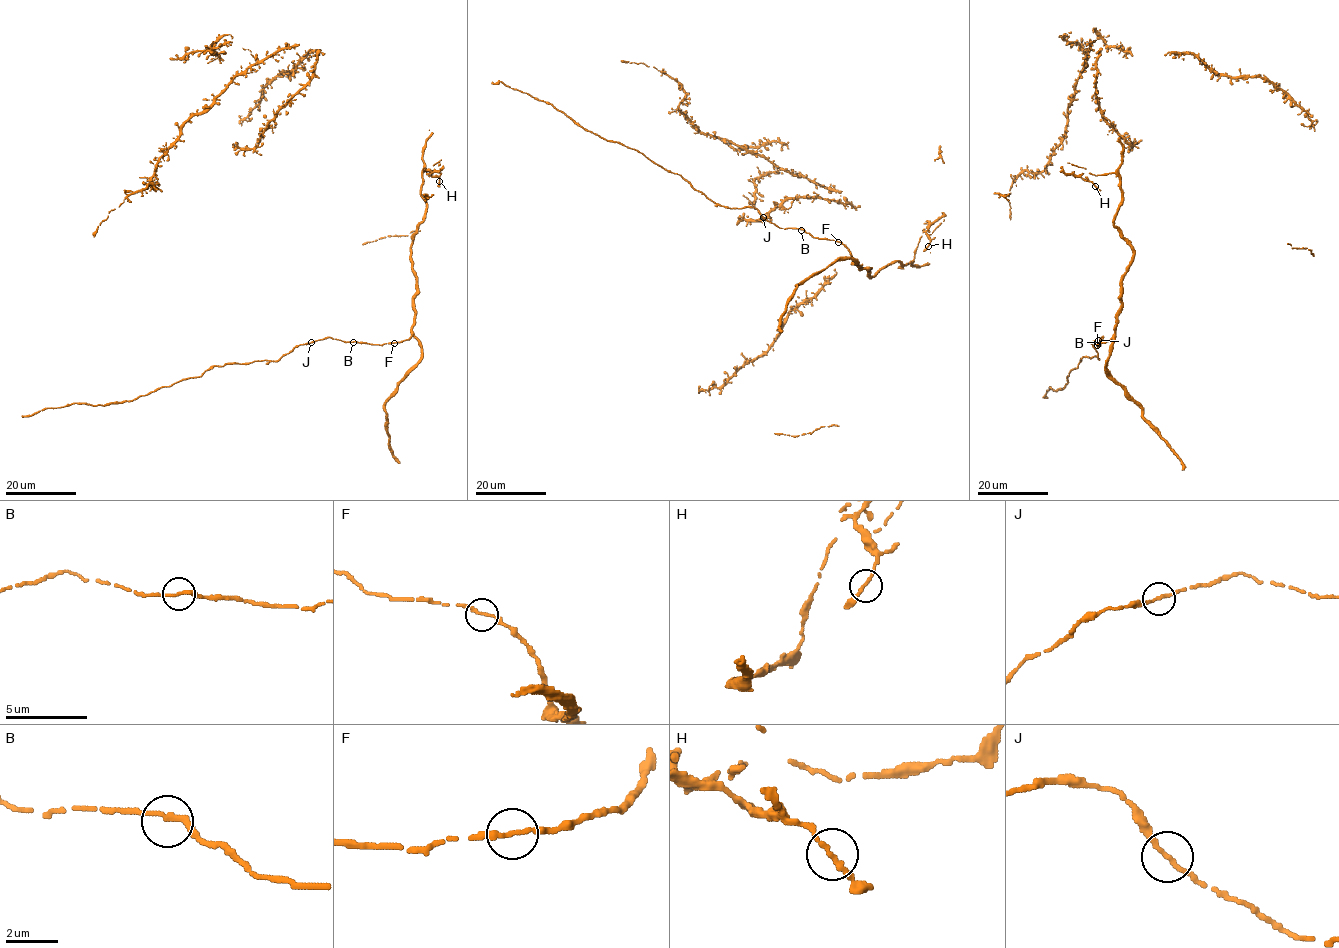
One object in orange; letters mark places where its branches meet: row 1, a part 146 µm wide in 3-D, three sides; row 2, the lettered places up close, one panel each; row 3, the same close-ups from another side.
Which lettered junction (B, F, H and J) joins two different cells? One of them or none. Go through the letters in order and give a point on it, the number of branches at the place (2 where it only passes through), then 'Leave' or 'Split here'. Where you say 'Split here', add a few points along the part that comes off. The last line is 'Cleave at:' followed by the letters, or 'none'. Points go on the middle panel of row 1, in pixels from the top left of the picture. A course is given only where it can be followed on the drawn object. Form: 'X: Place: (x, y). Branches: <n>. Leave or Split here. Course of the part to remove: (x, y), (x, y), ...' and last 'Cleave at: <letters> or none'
B: Place: (801, 230). Branches: 2. Leave
F: Place: (838, 242). Branches: 2. Leave
H: Place: (928, 246). Branches: 2. Leave
J: Place: (763, 217). Branches: 2. Leave
Cleave at: none

